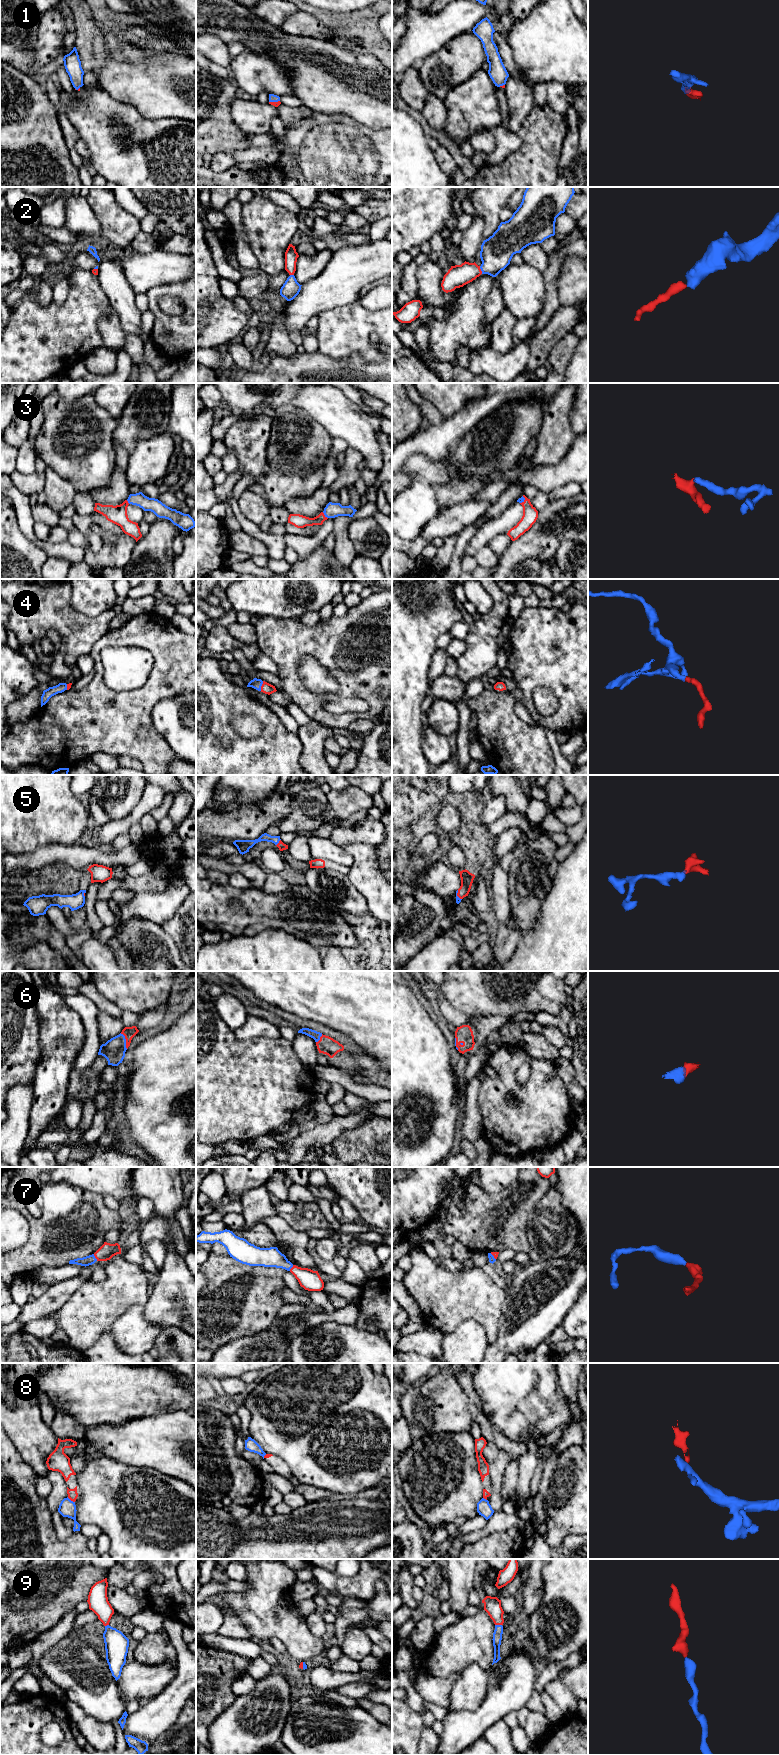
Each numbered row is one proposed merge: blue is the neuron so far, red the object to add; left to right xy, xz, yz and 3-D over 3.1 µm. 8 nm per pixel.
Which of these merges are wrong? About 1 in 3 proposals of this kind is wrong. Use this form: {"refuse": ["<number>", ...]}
{"refuse": ["8"]}

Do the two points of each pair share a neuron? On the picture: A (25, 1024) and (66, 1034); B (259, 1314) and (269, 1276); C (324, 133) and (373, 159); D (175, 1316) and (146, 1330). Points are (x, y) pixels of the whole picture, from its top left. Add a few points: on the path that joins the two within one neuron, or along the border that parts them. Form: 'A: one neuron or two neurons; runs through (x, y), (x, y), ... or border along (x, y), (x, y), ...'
A: two neurons; border along (37, 1012), (40, 1018), (40, 1047), (42, 1050)
B: one neuron; runs through (259, 1305), (259, 1289), (263, 1285)
C: one neuron; runs through (336, 145), (350, 159), (361, 159)
D: two neurons; border along (143, 1305), (143, 1316), (153, 1323), (164, 1326)

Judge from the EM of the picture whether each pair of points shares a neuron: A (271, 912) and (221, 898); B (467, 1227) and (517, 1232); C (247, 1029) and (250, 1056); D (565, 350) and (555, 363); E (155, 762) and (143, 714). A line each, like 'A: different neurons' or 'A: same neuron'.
A: same neuron
B: same neuron
C: different neurons
D: same neuron
E: same neuron

